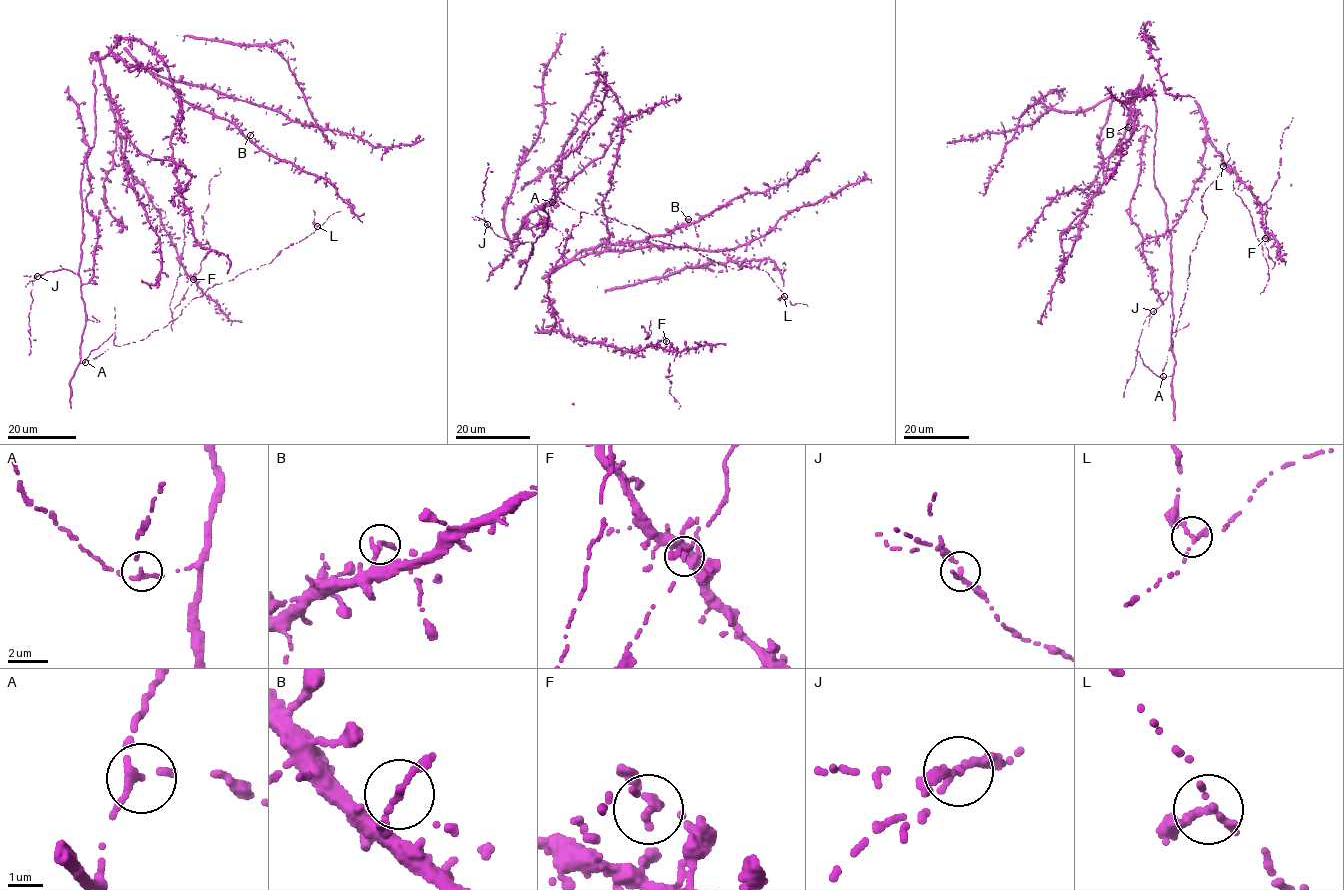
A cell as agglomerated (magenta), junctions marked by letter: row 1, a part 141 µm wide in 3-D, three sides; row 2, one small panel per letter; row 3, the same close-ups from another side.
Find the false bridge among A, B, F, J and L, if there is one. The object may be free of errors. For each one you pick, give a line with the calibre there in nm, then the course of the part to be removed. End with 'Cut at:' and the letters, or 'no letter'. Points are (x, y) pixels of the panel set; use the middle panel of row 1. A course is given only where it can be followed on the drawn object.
Cut at: no letter

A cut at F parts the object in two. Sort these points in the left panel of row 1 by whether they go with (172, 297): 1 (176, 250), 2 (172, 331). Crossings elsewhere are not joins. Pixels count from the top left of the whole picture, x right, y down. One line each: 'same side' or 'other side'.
1: other side
2: same side

